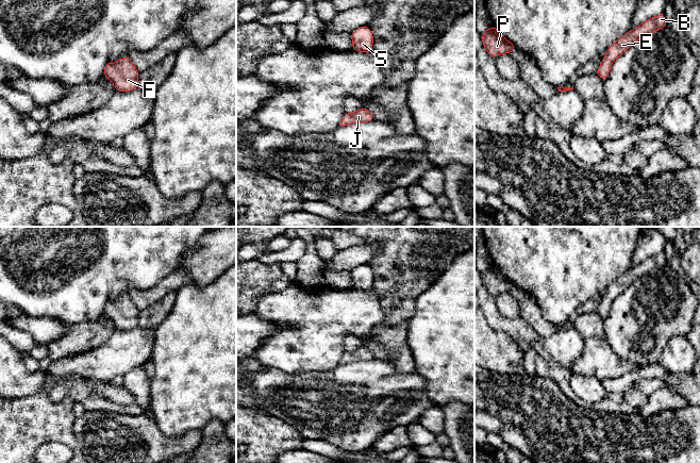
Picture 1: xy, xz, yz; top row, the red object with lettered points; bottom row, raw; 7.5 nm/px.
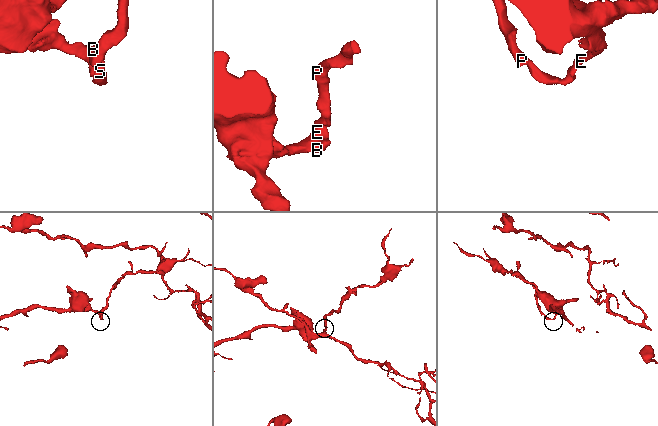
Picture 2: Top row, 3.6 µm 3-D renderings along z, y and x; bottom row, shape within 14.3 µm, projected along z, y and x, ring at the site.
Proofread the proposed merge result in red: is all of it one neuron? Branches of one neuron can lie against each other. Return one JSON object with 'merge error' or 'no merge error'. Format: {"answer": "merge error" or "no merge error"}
{"answer": "no merge error"}

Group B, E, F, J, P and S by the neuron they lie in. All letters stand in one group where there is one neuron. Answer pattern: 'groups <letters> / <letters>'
groups B E F J P S

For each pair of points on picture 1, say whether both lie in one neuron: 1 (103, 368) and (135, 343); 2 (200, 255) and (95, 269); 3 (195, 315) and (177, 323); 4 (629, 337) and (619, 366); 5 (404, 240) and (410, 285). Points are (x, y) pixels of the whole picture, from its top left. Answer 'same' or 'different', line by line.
1: same
2: different
3: same
4: different
5: same

